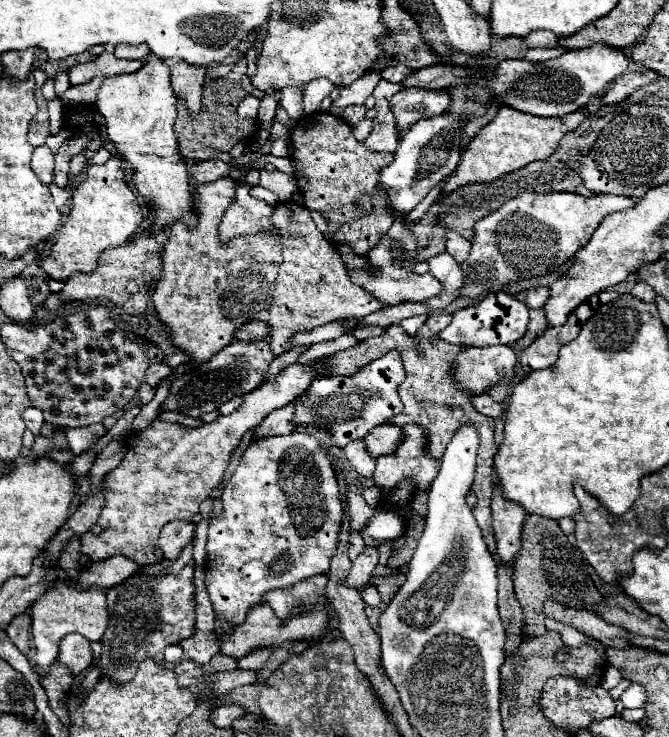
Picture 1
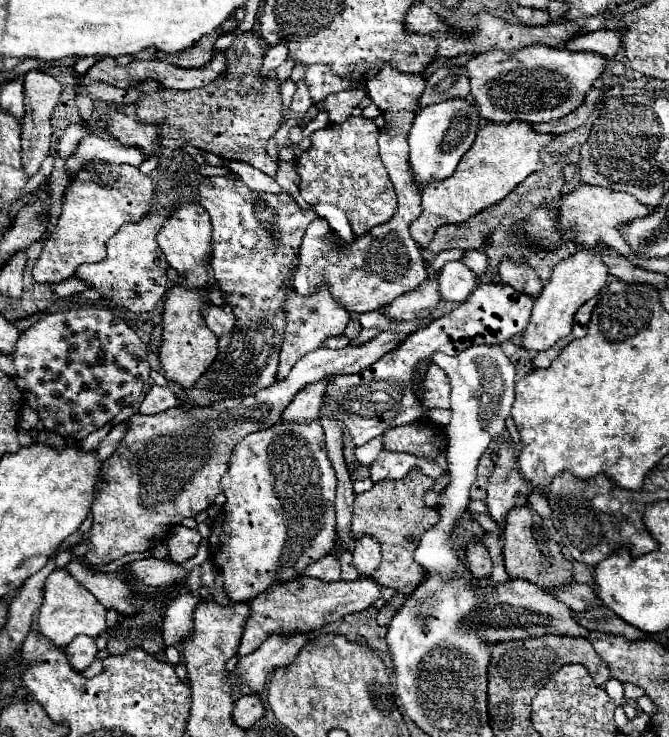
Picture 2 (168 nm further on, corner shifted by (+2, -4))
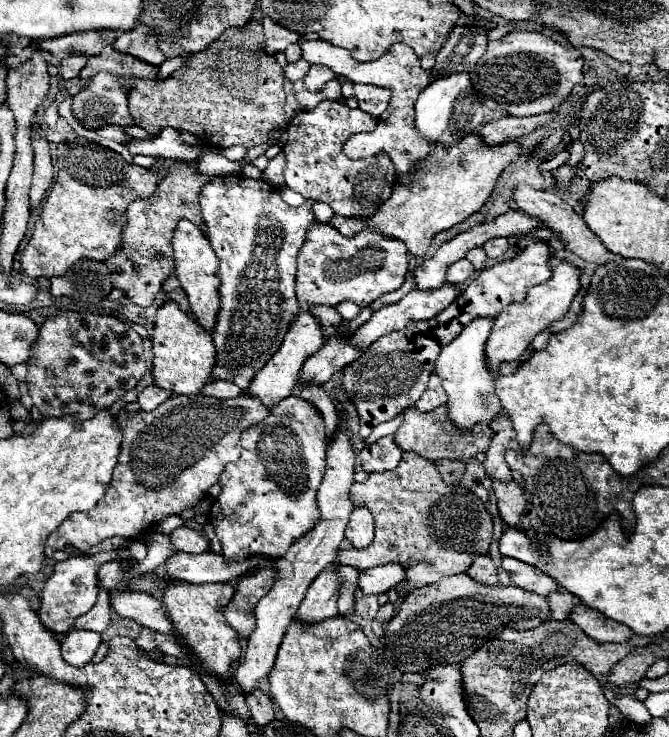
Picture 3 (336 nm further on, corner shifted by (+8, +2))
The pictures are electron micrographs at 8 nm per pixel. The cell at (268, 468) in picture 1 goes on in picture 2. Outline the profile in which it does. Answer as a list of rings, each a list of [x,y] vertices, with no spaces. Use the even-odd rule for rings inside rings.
[[[318,420],[310,424],[274,424],[262,432],[242,438],[232,452],[230,468],[222,476],[226,504],[214,518],[210,542],[210,556],[216,572],[224,578],[224,592],[230,602],[250,602],[274,582],[292,582],[302,572],[328,556],[336,546],[334,520],[334,492],[336,476],[326,456],[324,432]]]

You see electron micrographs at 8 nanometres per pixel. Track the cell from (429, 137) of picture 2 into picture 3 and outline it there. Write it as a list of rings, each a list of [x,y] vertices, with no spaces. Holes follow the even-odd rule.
[[[448,74],[438,80],[434,80],[416,100],[416,130],[426,136],[430,142],[442,142],[442,144],[456,144],[468,134],[476,132],[478,126],[484,122],[484,108],[480,102],[480,96],[476,94],[470,74]]]

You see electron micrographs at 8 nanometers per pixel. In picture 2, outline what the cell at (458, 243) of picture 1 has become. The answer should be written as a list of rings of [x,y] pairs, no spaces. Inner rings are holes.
[[[466,250],[464,256],[460,258],[462,264],[466,264],[478,278],[488,270],[488,258],[482,250]]]

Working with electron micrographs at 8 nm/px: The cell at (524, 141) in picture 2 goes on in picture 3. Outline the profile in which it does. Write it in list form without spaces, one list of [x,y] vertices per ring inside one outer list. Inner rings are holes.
[[[476,134],[466,136],[462,142],[456,142],[456,146],[434,144],[428,158],[416,162],[410,172],[398,176],[392,198],[388,198],[376,210],[376,214],[368,218],[334,216],[330,224],[346,238],[352,238],[362,230],[376,230],[384,234],[384,238],[404,242],[410,254],[424,258],[432,238],[438,232],[464,222],[468,216],[482,208],[482,204],[492,194],[500,172],[520,156],[520,144],[506,142],[500,146],[486,146]]]

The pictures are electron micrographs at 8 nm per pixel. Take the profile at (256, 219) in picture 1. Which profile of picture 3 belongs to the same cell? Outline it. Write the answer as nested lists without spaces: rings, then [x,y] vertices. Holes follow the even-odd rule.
[[[218,176],[208,182],[200,192],[202,216],[208,226],[208,240],[220,258],[220,314],[218,324],[212,332],[216,344],[216,366],[214,380],[232,380],[242,390],[252,382],[252,376],[276,354],[286,336],[290,324],[300,314],[300,306],[294,294],[296,280],[296,258],[300,246],[306,240],[310,224],[316,220],[312,212],[314,200],[304,202],[300,208],[284,204],[278,190],[264,180],[252,180],[246,176]]]

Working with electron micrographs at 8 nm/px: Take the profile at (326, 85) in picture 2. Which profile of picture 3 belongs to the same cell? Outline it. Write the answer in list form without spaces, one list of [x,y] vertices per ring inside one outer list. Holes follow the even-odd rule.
[[[354,84],[354,92],[356,92],[358,108],[368,112],[368,114],[374,114],[376,118],[386,110],[386,106],[390,102],[390,90],[388,88],[368,86],[368,84]]]

